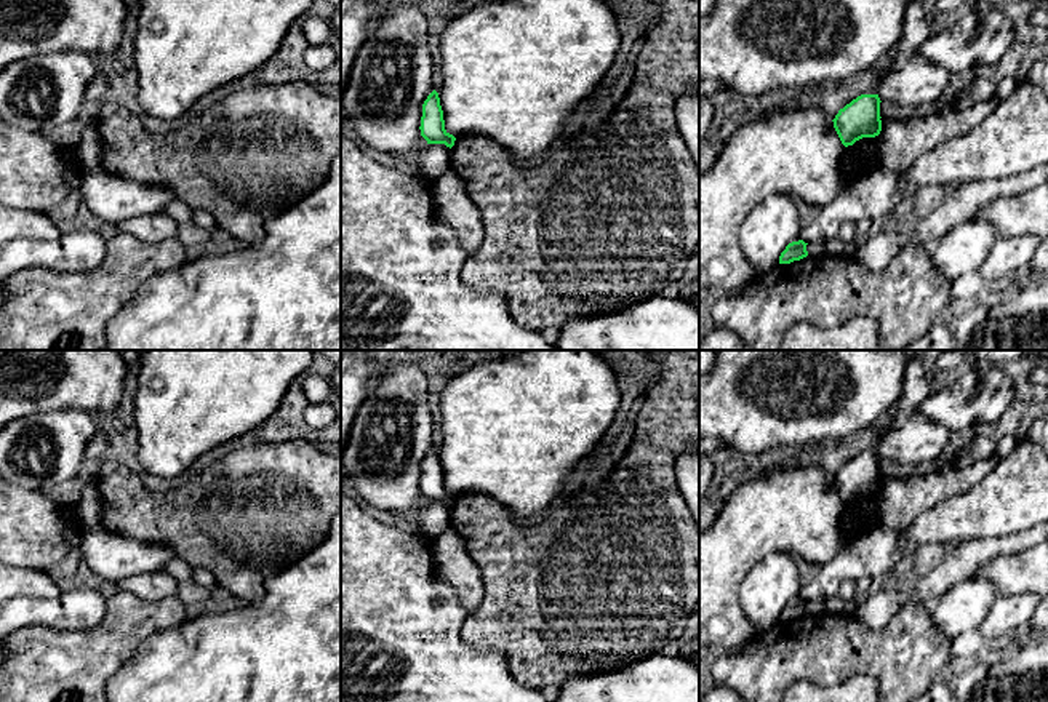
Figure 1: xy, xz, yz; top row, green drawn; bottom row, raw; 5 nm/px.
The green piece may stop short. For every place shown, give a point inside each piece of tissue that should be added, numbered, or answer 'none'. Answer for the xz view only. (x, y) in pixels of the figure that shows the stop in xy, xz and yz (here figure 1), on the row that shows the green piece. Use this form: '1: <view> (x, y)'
none

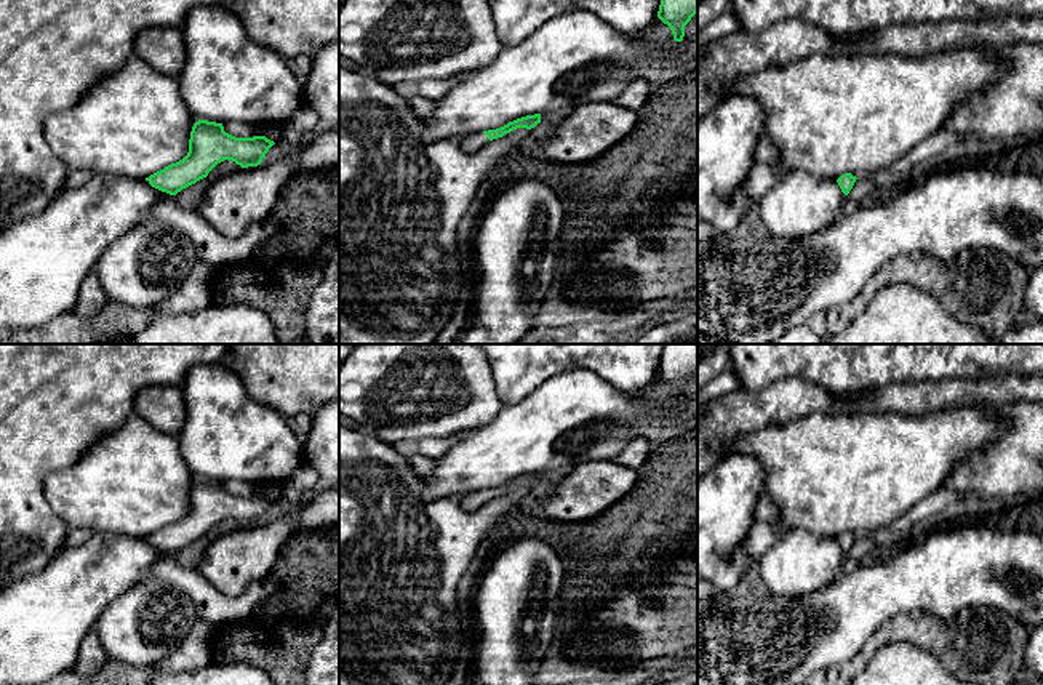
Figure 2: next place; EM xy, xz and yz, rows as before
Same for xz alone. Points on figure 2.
1: xz (472, 143)

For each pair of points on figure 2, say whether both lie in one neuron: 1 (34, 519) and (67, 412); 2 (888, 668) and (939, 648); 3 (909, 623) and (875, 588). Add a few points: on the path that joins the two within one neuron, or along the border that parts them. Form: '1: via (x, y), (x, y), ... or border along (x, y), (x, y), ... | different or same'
1: via (32, 492), (32, 447), (40, 439) | same
2: border along (893, 642), (911, 642), (923, 647), (947, 668) | different
3: border along (938, 616), (903, 612), (869, 636) | different

